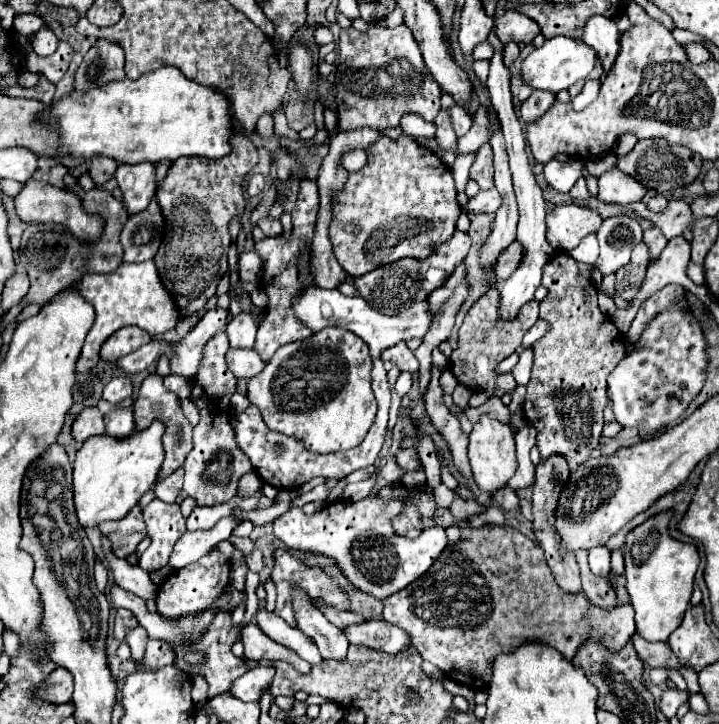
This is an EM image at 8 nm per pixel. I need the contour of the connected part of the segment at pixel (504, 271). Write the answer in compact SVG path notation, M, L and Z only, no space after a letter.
M514 241L514 243L498 257L498 263L496 263L496 267L494 267L496 281L498 281L498 283L506 281L506 279L514 273L514 269L520 265L522 257L524 257L524 249L522 249L522 245L520 245L518 241Z

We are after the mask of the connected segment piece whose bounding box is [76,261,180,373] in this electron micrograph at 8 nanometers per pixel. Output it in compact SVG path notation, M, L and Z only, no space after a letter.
M154 261L124 263L108 275L86 275L76 285L76 289L96 311L96 321L94 321L92 329L88 331L84 349L76 361L78 373L86 373L88 369L94 367L94 363L98 363L102 343L120 327L138 325L154 337L154 335L162 335L162 333L174 329L176 323L180 321L178 319L178 307L174 305L172 297L164 289L164 285L158 277L158 271L154 267Z

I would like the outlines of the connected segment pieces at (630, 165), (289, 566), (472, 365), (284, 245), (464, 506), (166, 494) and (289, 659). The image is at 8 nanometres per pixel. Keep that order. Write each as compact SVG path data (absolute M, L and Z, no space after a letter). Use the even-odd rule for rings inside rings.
M650 139L650 141L638 141L628 155L618 157L616 167L620 171L624 171L626 175L634 177L646 189L656 189L660 193L666 193L676 187L690 185L700 175L702 157L698 157L696 153L690 153L690 149L686 149L682 145L670 145L668 141Z
M276 549L274 551L274 569L272 569L270 579L274 581L276 593L278 593L278 597L276 597L276 611L274 613L278 613L278 617L282 617L288 625L296 627L296 617L294 617L294 609L292 609L292 587L300 587L304 593L308 593L308 597L314 603L314 607L318 607L316 601L320 599L320 601L324 601L330 607L336 607L336 609L342 609L342 611L350 609L348 593L336 581L332 581L332 577L324 573L324 569L304 565L300 559L290 555L286 549Z
M492 287L492 289L488 289L486 295L482 295L474 303L474 307L468 311L468 315L458 331L458 347L452 351L452 373L458 379L458 383L462 383L464 387L468 387L472 391L488 391L492 395L502 397L504 393L512 393L516 389L516 381L514 381L512 373L496 375L494 369L502 359L506 359L508 355L512 355L520 347L524 333L538 319L538 303L528 301L520 309L520 315L514 321L504 323L504 321L498 321L496 315L498 315L498 289ZM502 335L508 335L510 339L520 339L518 345L514 345L514 349L510 353L502 351Z
M302 177L300 189L298 189L298 199L292 209L292 233L290 237L264 237L262 241L254 243L254 251L262 259L262 277L258 287L268 295L268 305L264 307L264 317L258 327L254 351L262 357L262 361L270 361L270 357L276 353L278 347L294 341L302 341L306 337L312 337L314 331L298 317L294 317L292 309L292 299L302 293L302 289L316 285L314 275L310 273L310 255L312 255L312 235L314 235L314 225L316 225L316 215L318 215L318 185L310 177Z
M458 495L454 497L454 501L452 501L452 505L450 505L450 513L456 517L456 521L460 521L460 523L466 523L470 517L474 517L474 515L480 515L480 513L484 513L486 509L482 507L482 505L478 505L476 501L464 501L464 499L460 499Z
M180 467L180 469L176 469L170 477L160 479L160 481L156 483L156 487L154 487L156 497L162 499L162 501L170 501L170 503L172 503L172 501L178 497L178 493L182 491L182 477L184 477L184 469Z
M252 619L244 631L242 631L242 641L244 641L244 657L252 659L252 661L260 661L260 659L268 659L268 661L286 661L290 665L294 665L300 673L308 673L310 665L300 659L294 651L290 651L284 645L278 645L276 641L270 641L270 637L266 637L262 633L262 629L258 629L256 619Z

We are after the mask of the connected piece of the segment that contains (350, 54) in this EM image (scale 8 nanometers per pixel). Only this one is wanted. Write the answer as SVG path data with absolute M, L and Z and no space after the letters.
M380 17L372 19L366 31L342 29L338 39L338 65L336 65L336 103L340 131L362 127L386 129L398 127L406 113L416 113L432 121L440 111L440 87L426 69L418 41L402 23L394 29L382 27Z

